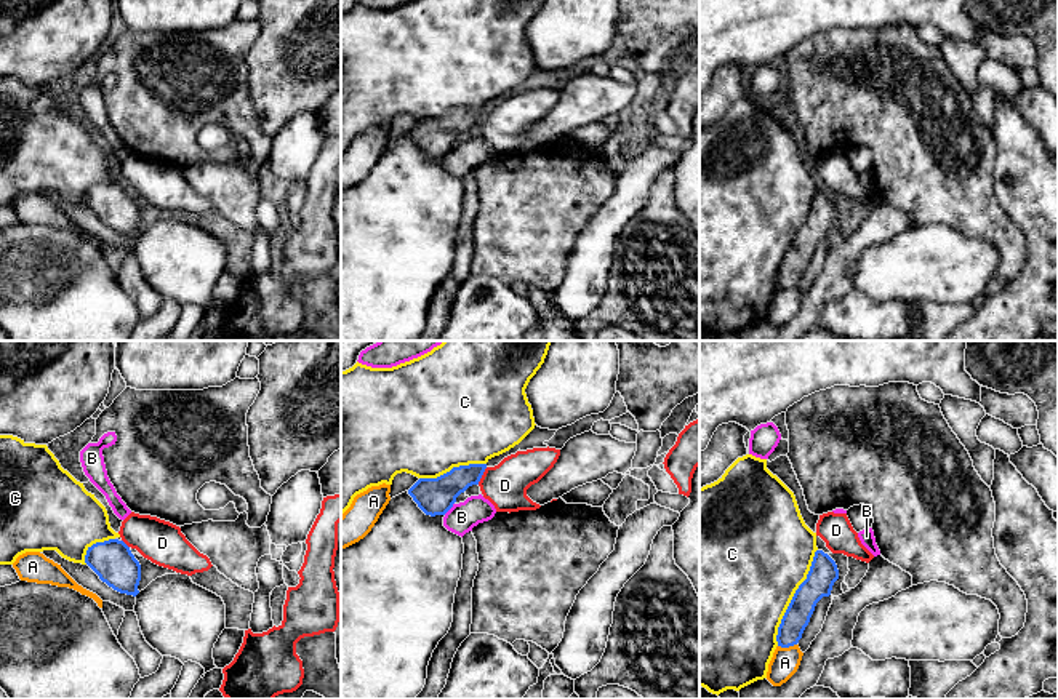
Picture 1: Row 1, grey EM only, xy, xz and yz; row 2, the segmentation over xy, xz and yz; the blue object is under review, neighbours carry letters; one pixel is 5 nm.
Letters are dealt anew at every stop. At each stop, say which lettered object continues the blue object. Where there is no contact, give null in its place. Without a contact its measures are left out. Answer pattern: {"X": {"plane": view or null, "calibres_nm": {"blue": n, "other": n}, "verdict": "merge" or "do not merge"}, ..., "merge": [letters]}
{"A": {"plane": "yz", "calibres_nm": {"blue": 130, "other": 140}, "verdict": "do not merge"}, "B": {"plane": "xz", "calibres_nm": {"blue": 190, "other": 150}, "verdict": "do not merge"}, "C": {"plane": "yz", "calibres_nm": {"blue": 150, "other": 500}, "verdict": "do not merge"}, "D": {"plane": "xz", "calibres_nm": {"blue": 180, "other": 220}, "verdict": "do not merge"}, "merge": []}

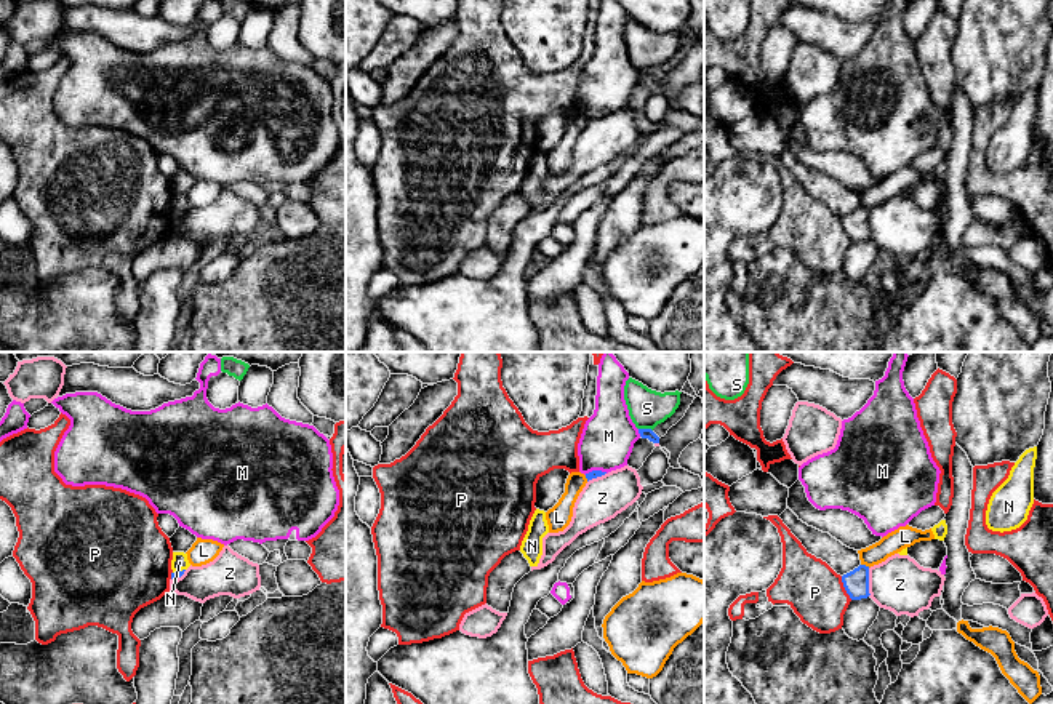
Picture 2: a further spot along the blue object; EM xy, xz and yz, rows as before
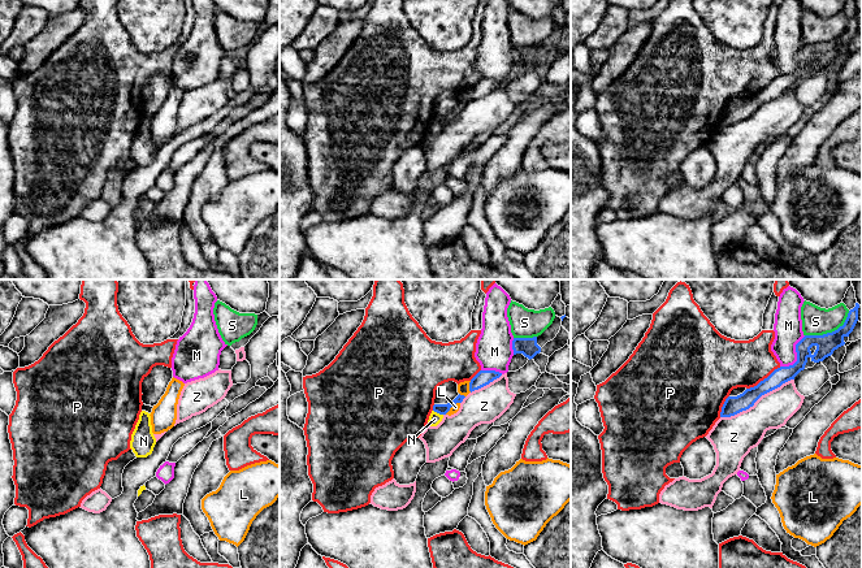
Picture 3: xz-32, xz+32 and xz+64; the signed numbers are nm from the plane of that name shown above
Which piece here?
{"L": {"plane": "yz", "calibres_nm": {"blue": 130, "other": 110}, "verdict": "do not merge"}, "M": {"plane": "xz", "calibres_nm": {"blue": 50, "other": 260}, "verdict": "do not merge"}, "N": {"plane": "xy", "calibres_nm": {"blue": 40, "other": 90}, "verdict": "do not merge"}, "P": {"plane": "yz", "calibres_nm": {"blue": 130, "other": 280}, "verdict": "do not merge"}, "S": {"plane": "xz", "calibres_nm": {"blue": 50, "other": 190}, "verdict": "do not merge"}, "Z": {"plane": "yz", "calibres_nm": {"blue": 130, "other": 280}, "verdict": "do not merge"}, "merge": []}

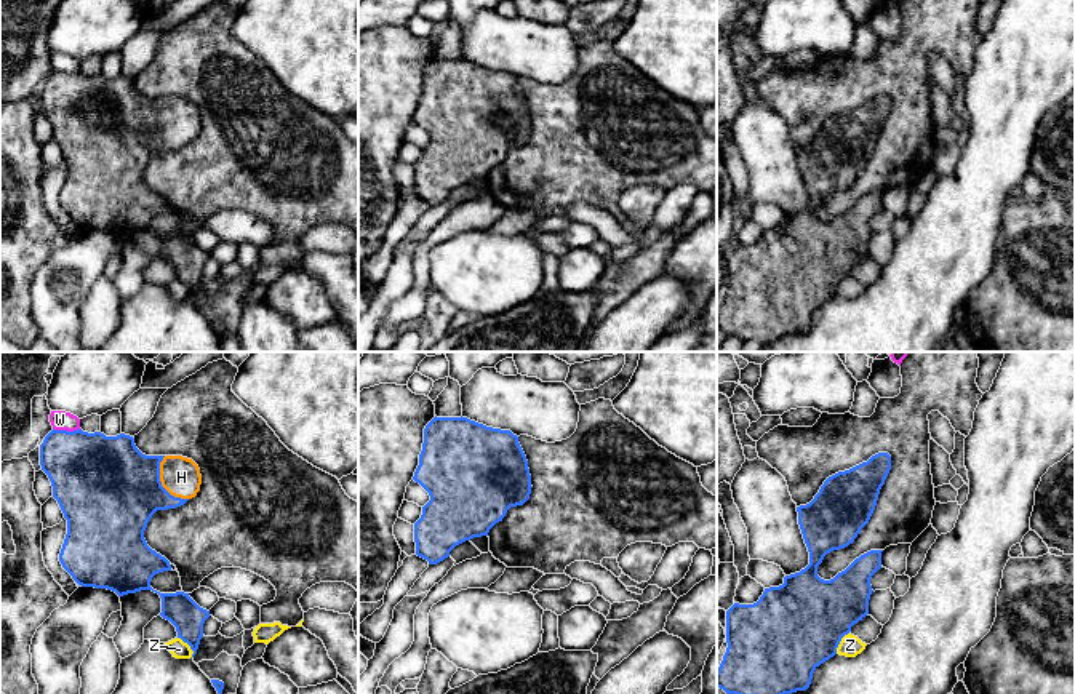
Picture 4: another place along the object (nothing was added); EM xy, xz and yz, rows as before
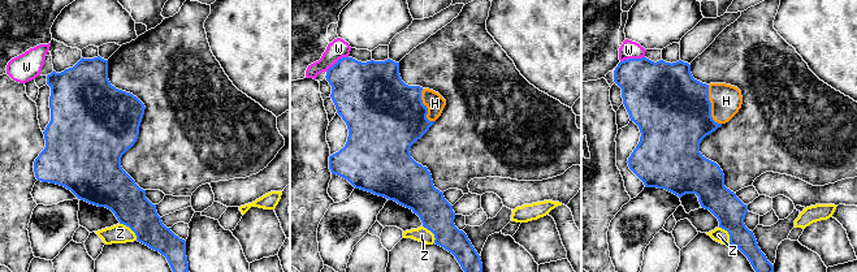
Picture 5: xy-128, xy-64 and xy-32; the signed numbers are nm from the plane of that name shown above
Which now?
{"H": {"plane": "xy", "calibres_nm": {"blue": 480, "other": 190}, "verdict": "merge"}, "W": {"plane": "xy", "calibres_nm": {"blue": 400, "other": 100}, "verdict": "do not merge"}, "Z": {"plane": "xy", "calibres_nm": {"blue": 160, "other": 90}, "verdict": "do not merge"}, "merge": ["H"]}

